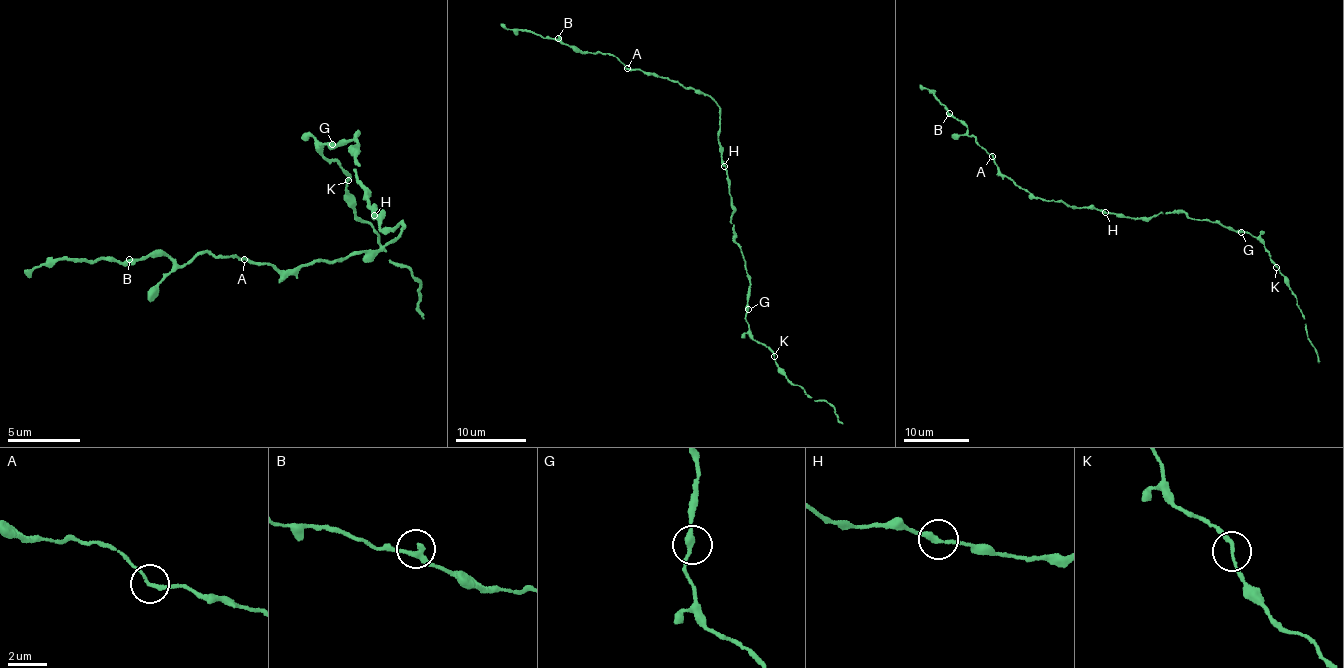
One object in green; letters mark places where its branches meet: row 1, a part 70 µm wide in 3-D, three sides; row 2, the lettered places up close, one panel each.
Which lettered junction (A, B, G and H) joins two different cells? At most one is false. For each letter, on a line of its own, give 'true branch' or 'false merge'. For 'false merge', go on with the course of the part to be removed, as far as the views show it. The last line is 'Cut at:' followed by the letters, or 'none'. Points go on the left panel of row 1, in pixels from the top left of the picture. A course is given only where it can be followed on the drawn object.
A: true branch
B: true branch
G: true branch
H: true branch
Cut at: none

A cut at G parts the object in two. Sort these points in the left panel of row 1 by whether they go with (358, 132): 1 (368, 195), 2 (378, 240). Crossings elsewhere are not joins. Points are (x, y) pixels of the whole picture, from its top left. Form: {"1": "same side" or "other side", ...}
{"1": "same side", "2": "other side"}

